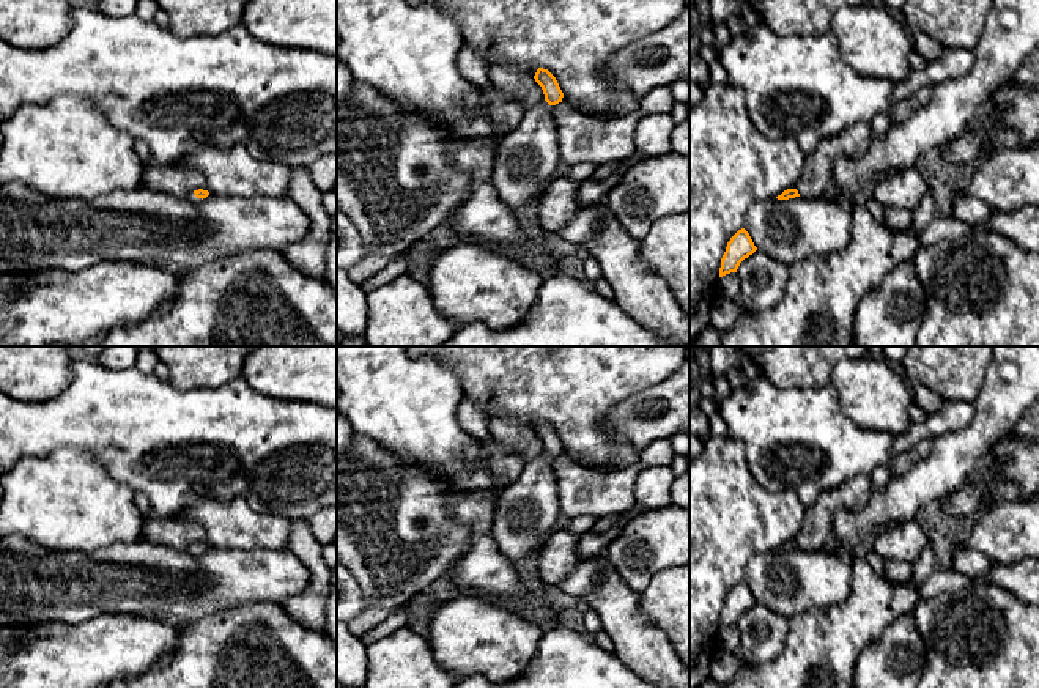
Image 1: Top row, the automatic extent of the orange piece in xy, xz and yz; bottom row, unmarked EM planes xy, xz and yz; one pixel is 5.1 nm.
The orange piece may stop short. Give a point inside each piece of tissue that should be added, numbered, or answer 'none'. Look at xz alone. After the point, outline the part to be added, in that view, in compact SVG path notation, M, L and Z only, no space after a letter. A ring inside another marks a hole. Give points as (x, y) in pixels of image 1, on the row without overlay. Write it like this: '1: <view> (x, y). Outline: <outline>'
1: xz (526, 514). Outline: M543 452L497 494L491 534L501 554L512 562L534 557L560 513L553 458Z

